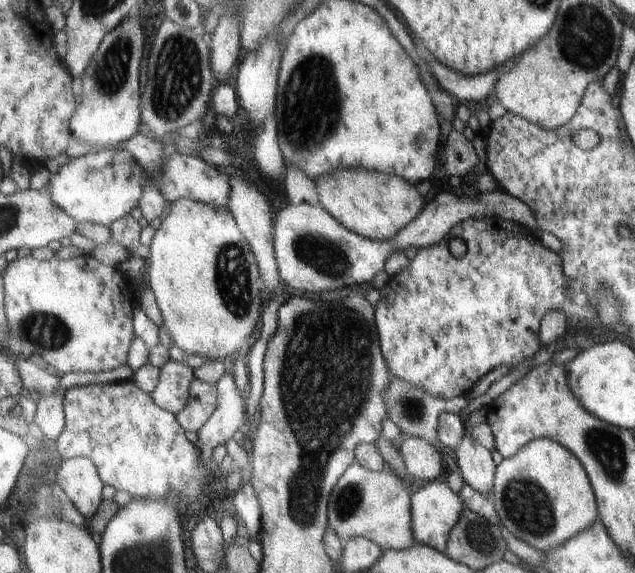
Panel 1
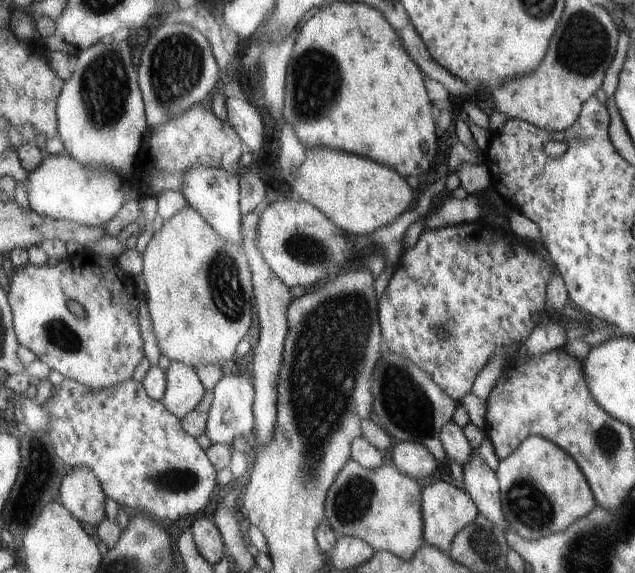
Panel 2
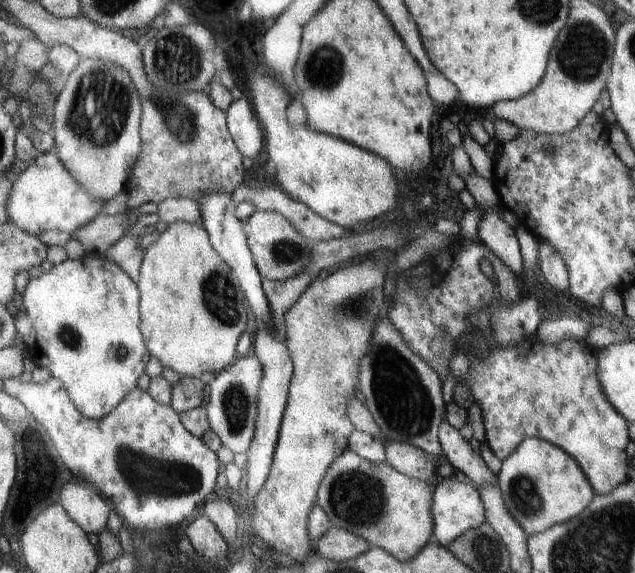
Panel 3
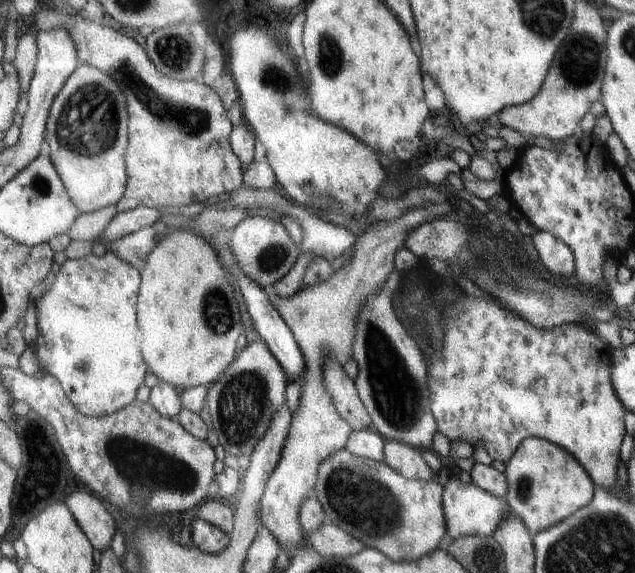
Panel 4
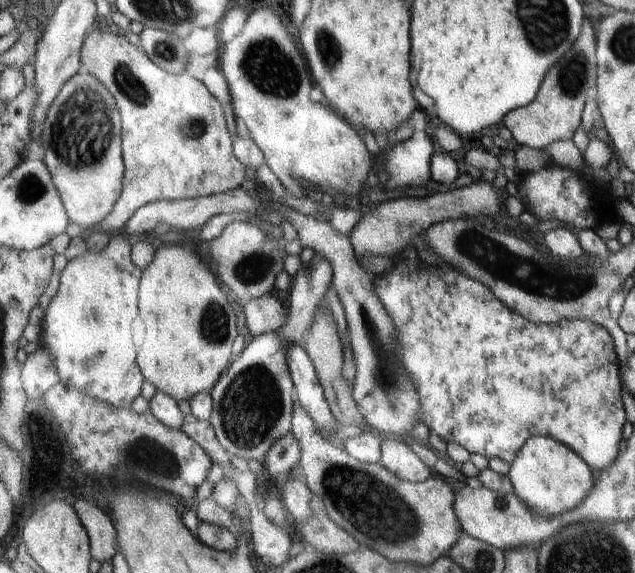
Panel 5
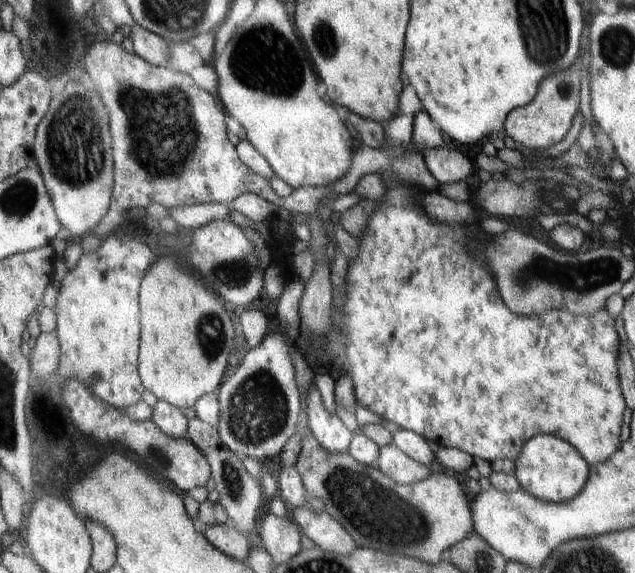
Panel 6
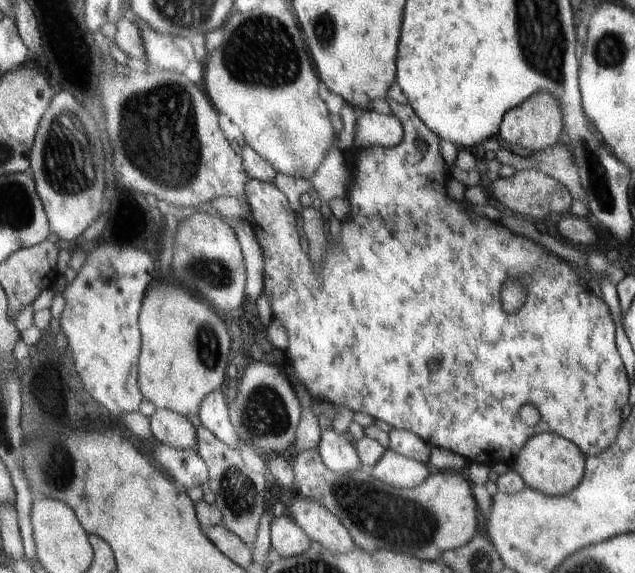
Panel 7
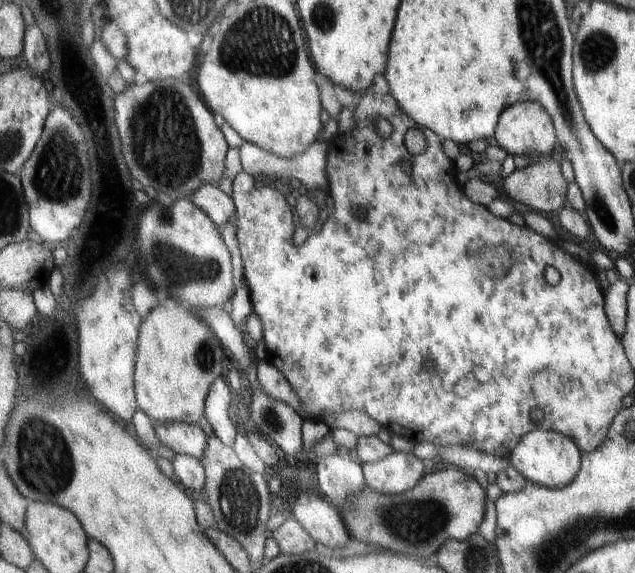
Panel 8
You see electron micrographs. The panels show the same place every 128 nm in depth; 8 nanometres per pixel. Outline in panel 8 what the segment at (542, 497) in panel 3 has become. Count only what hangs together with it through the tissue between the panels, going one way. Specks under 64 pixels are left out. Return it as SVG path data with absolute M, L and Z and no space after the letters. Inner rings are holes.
M533 430L521 438L517 448L513 450L511 465L524 474L531 483L547 488L565 488L573 484L582 467L583 452L580 445L572 438L556 430Z

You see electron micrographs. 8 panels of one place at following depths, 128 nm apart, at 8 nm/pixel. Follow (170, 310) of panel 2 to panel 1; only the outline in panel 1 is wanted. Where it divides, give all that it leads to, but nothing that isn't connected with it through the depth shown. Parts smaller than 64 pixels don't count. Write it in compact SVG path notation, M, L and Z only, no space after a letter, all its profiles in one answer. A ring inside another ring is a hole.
M181 198L170 205L169 216L162 219L149 249L149 287L162 313L162 325L172 343L190 355L198 354L212 359L237 355L245 338L255 332L263 308L263 276L253 248L241 232L230 208L217 210L199 200Z

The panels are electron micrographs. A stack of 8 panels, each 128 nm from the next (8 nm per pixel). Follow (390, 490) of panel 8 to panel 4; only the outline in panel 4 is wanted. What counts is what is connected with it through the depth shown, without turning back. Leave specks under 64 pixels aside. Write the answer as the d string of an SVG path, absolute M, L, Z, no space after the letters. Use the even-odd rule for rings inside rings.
M386 439L386 463L409 479L430 481L433 470L427 464L421 450L401 441Z

